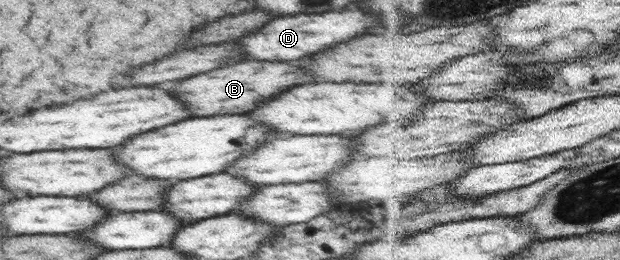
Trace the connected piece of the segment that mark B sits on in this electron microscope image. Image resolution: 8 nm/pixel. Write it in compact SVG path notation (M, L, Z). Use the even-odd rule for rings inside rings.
M242 61L230 67L214 69L210 75L202 73L194 79L184 79L172 83L174 97L188 107L192 117L212 117L212 115L226 115L226 113L246 113L256 109L260 101L266 101L274 93L284 91L284 87L294 87L302 83L312 83L312 77L304 73L304 69L288 63L266 63L266 61ZM194 101L194 103L192 103ZM210 103L210 105L208 105Z

